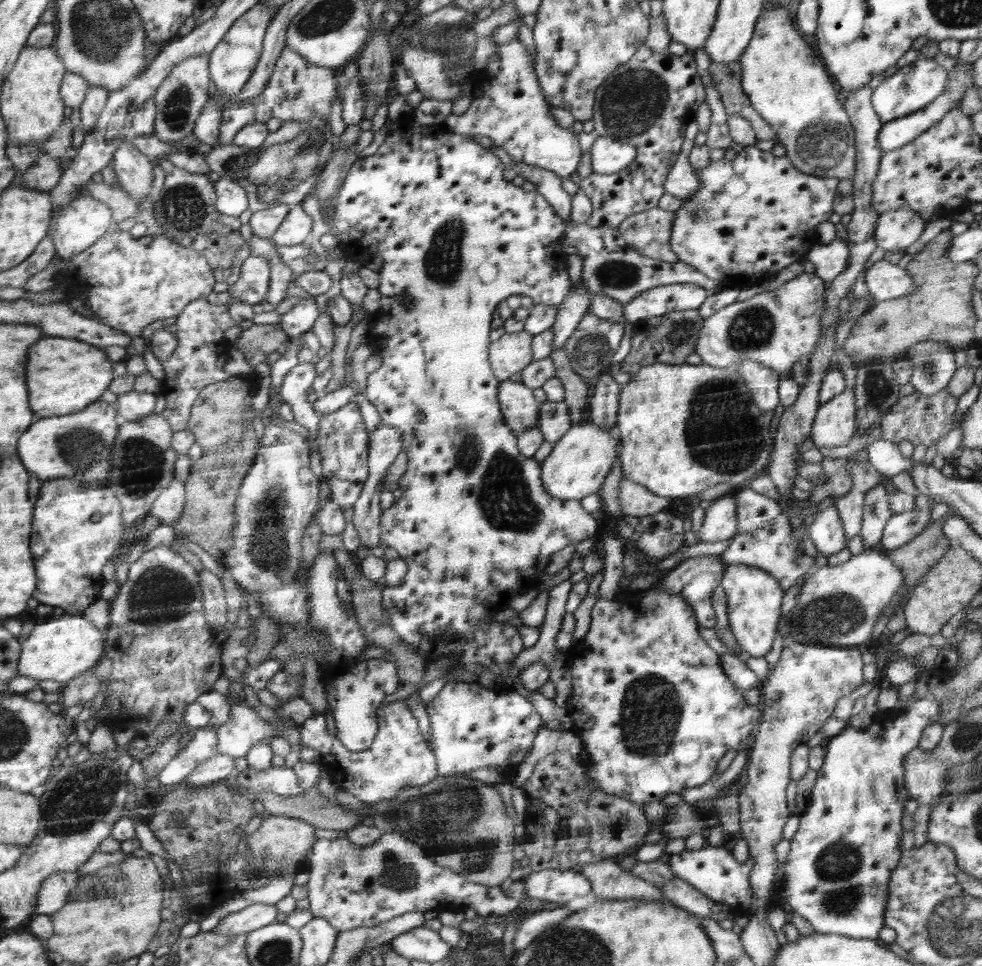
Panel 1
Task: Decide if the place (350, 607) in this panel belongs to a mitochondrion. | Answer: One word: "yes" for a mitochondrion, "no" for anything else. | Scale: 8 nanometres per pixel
no

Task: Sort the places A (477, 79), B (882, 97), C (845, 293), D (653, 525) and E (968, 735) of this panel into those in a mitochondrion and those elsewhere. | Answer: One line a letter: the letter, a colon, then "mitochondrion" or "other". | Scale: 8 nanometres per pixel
A: other
B: other
C: other
D: other
E: mitochondrion

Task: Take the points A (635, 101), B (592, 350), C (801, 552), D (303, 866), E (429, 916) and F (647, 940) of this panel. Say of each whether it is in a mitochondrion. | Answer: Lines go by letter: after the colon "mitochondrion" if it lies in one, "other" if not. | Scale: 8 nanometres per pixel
A: mitochondrion
B: mitochondrion
C: other
D: other
E: other
F: other

